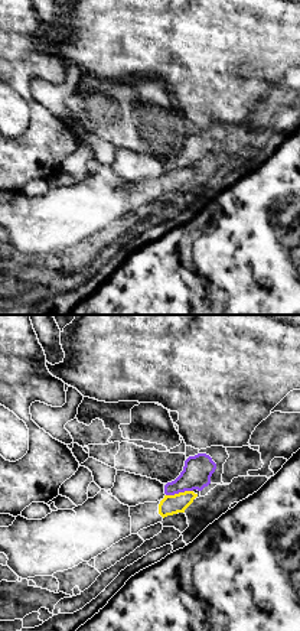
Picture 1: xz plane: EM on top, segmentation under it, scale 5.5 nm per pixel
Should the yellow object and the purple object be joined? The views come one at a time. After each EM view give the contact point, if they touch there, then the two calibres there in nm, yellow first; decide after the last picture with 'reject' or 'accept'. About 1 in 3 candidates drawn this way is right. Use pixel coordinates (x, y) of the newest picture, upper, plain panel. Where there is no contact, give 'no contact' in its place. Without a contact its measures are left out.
(179, 169) | 110/160 nm

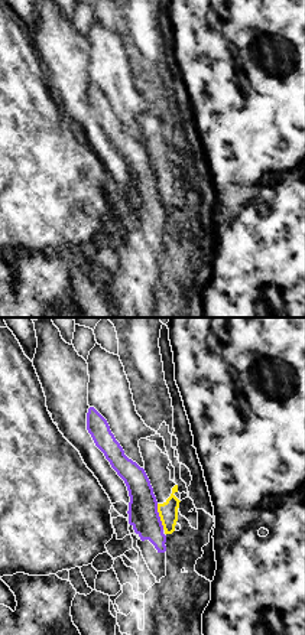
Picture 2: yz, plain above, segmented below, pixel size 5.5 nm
(159, 192) | 110/170 nm

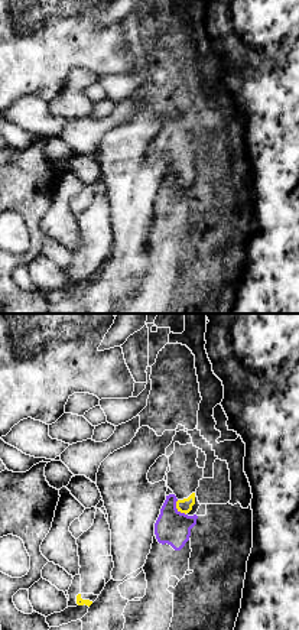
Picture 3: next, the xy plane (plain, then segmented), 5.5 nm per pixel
(178, 185) | 80/190 nm

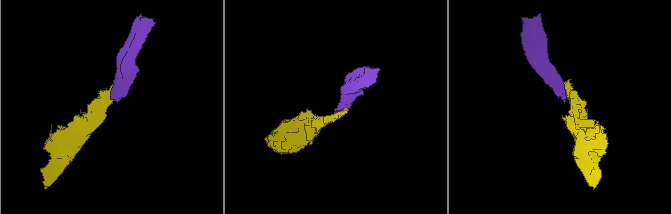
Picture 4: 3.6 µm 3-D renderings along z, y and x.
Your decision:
reject

